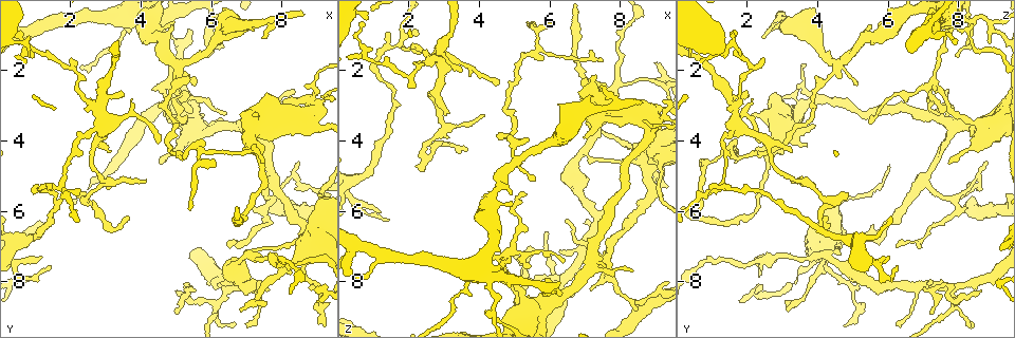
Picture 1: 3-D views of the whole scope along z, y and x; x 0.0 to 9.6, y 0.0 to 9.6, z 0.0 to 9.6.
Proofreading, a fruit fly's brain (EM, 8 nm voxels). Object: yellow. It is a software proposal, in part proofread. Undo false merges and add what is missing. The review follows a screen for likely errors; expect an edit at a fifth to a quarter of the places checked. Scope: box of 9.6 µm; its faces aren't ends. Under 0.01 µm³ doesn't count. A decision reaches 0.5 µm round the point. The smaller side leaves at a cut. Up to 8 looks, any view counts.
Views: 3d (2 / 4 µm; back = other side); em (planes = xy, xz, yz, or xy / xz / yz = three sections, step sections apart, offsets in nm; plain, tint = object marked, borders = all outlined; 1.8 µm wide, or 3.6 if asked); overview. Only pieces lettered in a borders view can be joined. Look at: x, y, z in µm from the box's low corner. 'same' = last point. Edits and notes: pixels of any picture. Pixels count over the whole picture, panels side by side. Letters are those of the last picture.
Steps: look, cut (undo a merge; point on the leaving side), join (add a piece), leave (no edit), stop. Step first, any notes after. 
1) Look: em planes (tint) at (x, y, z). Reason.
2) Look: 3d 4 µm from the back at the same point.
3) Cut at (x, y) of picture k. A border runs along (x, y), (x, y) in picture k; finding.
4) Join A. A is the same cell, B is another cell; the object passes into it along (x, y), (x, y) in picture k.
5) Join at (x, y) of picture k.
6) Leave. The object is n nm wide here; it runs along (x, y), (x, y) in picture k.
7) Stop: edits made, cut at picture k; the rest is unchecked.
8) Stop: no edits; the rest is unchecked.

Look: 3d 4 µm at (5.35, 5.95, 0.60).

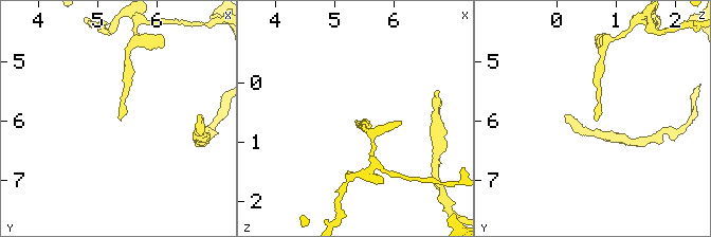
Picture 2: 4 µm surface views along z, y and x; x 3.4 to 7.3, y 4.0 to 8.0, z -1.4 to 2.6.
Look: em 3.6 µm xy step 4 (tint) at (5.35, 5.95, 0.65). Shape alone is not enough.

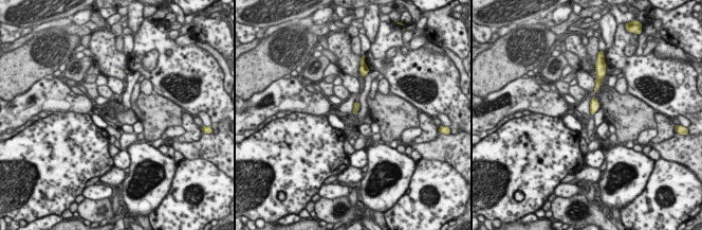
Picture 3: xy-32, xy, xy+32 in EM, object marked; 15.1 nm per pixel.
Look: em 3.6 µm yz step 16 (borders) at the same point. Cut it another way.

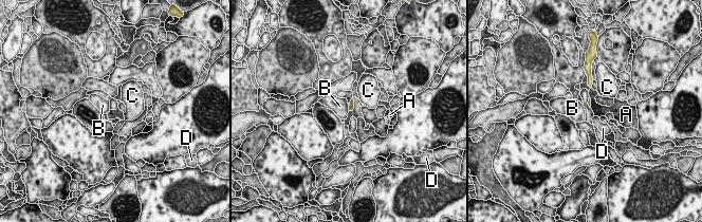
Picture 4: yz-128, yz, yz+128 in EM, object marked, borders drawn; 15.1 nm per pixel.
Leave. The longest contact is with D, 140 nm; A, B, C and D are other cells; no lettered piece goes on from it.

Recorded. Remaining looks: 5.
Look: em planes (borders) at (6.75, 8.80, 3.20). Tapers out.

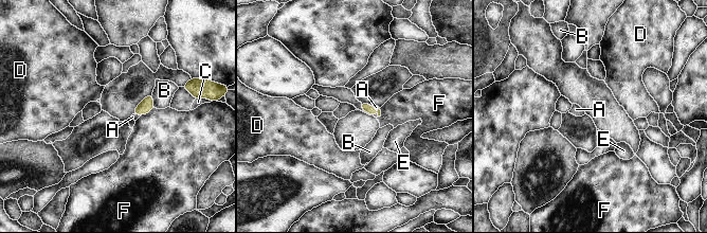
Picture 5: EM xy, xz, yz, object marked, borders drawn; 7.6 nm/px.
Join A. A is the same cell, B, C, D, E and F are other cells; the object passes into it along (369, 109), (364, 110), (343, 94) in picture 5; it goes on there.

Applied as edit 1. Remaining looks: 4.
Look: overview.

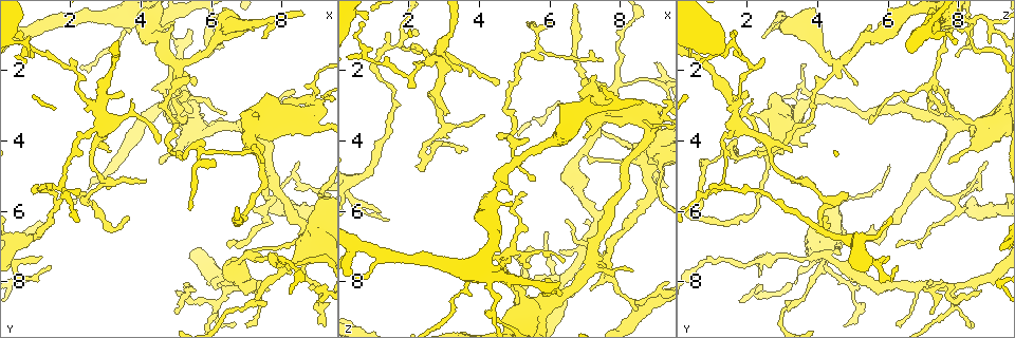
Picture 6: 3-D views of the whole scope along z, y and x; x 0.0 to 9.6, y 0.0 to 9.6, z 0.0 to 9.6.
Look: em planes (borders) at (9.00, 8.55, 1.85). Tapers out.

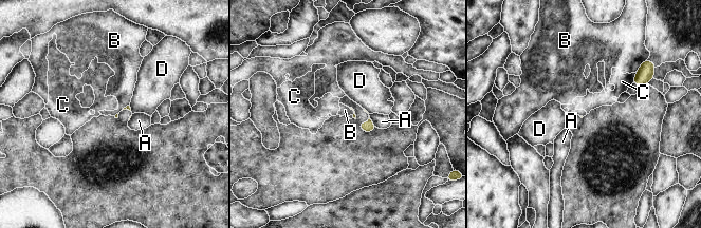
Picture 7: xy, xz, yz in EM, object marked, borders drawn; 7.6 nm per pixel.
Leave. A, B, C and D are other cells; a border runs along (640, 65), (635, 71) in picture 7; no lettered piece goes on from it.

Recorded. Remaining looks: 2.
Stop: edits made, join at picture 5; the rest is unchecked.

